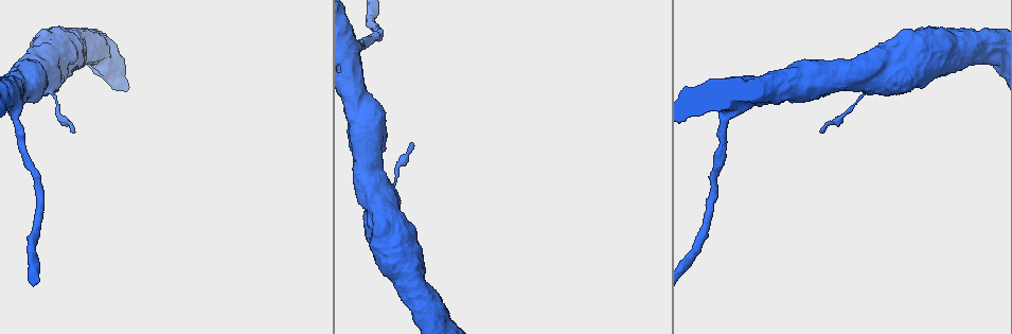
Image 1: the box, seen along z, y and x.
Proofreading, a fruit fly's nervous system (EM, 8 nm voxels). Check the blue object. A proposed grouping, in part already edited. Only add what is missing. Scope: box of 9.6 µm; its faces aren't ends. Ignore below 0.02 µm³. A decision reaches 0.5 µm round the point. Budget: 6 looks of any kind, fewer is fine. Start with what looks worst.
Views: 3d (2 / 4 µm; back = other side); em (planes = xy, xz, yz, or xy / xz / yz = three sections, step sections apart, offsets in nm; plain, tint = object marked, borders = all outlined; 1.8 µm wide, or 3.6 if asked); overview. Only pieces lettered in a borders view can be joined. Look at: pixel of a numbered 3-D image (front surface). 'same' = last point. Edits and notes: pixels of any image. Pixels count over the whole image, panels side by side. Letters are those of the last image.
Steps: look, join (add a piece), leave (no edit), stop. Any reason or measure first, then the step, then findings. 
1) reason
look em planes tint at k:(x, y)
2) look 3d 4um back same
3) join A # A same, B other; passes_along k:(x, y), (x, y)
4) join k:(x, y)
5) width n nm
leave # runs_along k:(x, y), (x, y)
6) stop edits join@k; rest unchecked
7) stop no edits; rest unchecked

tapers out
look 3d 4um back at 1:(413, 145)

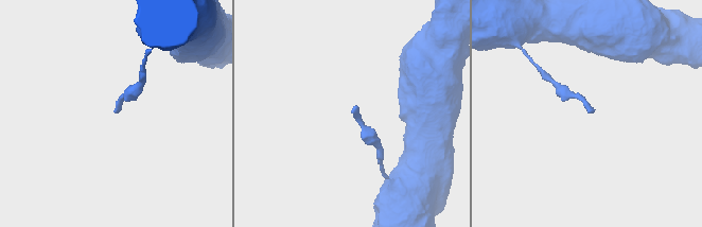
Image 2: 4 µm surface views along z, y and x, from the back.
need the tissue
look em planes tint at 2:(117, 112)

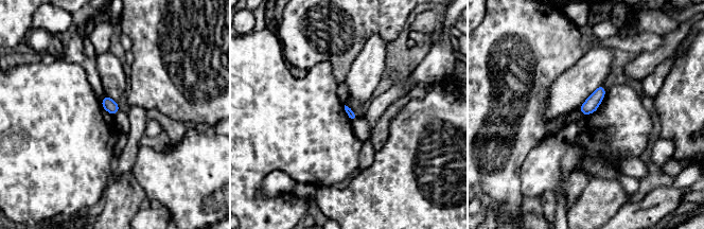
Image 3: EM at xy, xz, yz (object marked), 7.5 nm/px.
look em planes borders same

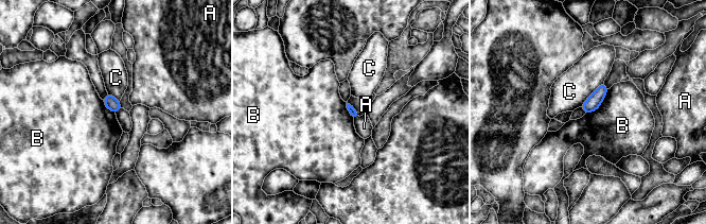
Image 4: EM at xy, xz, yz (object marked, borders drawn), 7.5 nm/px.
leave # A other, B other, C other; border 4:(607, 89), (600, 105), (585, 114); none of them fits

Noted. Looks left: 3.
thick turns thin
look 3d 4um at 1:(884, 76)

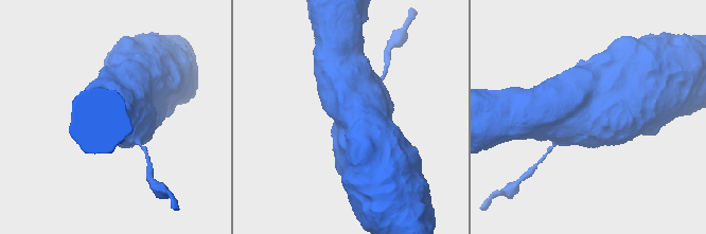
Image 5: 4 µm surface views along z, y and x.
need the tissue
look em planes borders at 5:(586, 114)

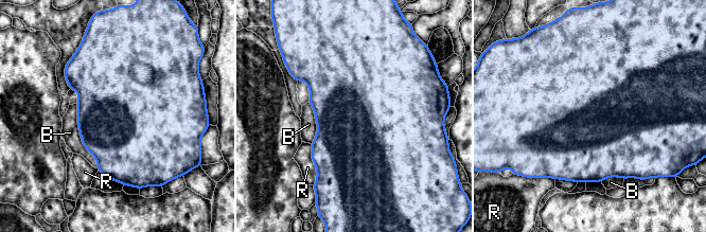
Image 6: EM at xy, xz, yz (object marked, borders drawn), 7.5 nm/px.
leave # B other, R other; border 6:(76, 104), (78, 135), (98, 167); no lettered piece goes on from it

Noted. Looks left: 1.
abrupt turn
look em 3.6um xz step 16 borders at 1:(12, 109)

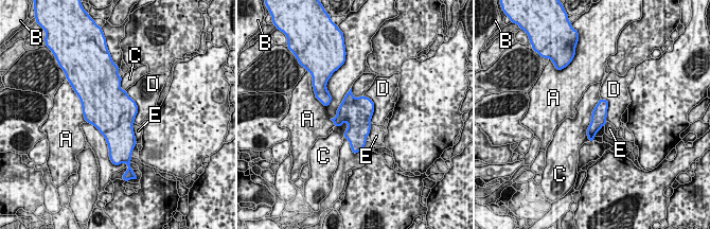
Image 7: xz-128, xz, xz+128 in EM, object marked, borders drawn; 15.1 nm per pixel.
width 220 nm
leave # A other, B other, C other, D other, E other; runs_along 7:(604, 102), (590, 137); no lettered piece goes on from it

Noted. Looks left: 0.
stop no edits; rest unchecked

